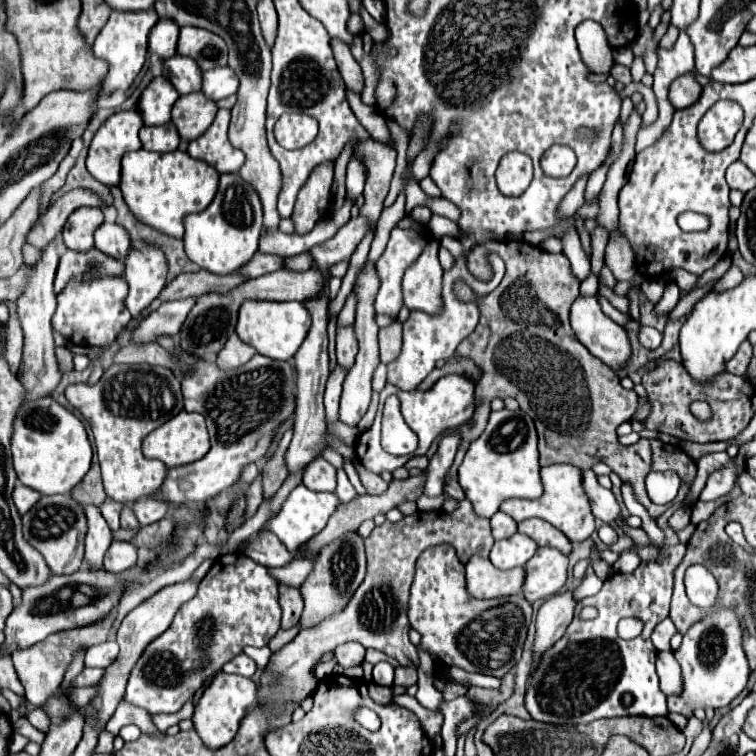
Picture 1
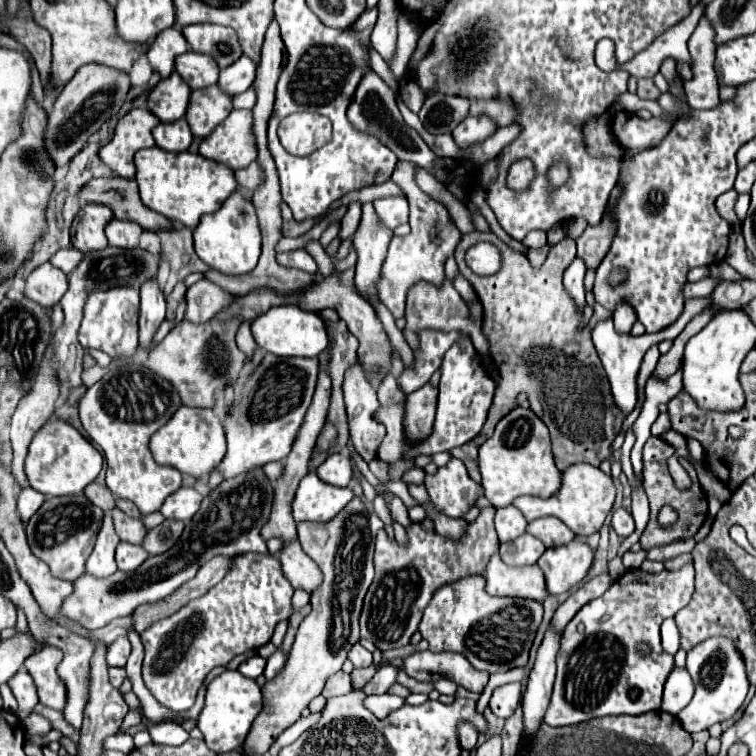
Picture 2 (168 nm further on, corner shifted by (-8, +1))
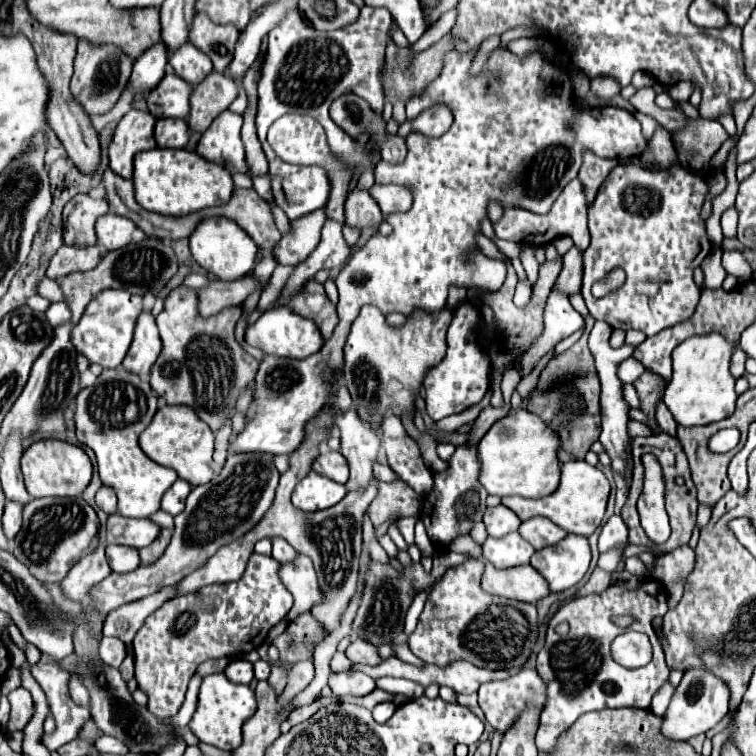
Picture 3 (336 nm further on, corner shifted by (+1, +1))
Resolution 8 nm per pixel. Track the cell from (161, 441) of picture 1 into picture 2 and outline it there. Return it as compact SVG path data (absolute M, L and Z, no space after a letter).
M180 406L178 412L150 438L150 452L158 464L174 466L182 474L202 478L212 474L212 470L222 462L226 454L226 438L220 418L208 408Z

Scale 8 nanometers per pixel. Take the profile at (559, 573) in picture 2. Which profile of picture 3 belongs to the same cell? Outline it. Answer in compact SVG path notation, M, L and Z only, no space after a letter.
M569 534L559 544L537 550L531 558L531 566L547 580L549 592L563 592L575 586L585 576L589 562L587 538L575 534Z

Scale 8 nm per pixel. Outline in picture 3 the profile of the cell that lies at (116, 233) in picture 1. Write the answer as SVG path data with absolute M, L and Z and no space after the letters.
M113 212L97 220L97 240L107 250L123 248L125 244L129 244L133 230L135 230L135 224L129 218L117 216Z

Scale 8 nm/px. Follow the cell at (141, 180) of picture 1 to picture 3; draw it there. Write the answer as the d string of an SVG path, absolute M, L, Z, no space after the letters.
M167 148L143 150L135 156L133 186L135 186L135 200L143 208L165 216L187 216L203 208L225 204L233 192L231 174L225 168L221 168L221 164L207 162L195 152L167 150Z

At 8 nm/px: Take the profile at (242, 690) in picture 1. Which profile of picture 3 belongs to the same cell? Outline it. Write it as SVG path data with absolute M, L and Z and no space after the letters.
M223 672L209 674L203 678L199 688L199 704L197 710L189 722L191 732L205 744L211 744L219 750L233 750L241 744L241 726L243 722L253 716L257 710L255 694L249 686L235 684L229 678L225 678Z

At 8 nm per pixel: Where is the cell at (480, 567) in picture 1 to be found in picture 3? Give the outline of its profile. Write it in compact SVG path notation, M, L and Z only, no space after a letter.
M485 560L481 588L487 594L505 596L511 600L521 600L521 602L531 602L531 604L535 604L537 600L549 594L545 578L533 566L527 564L527 566L497 570L489 560Z

